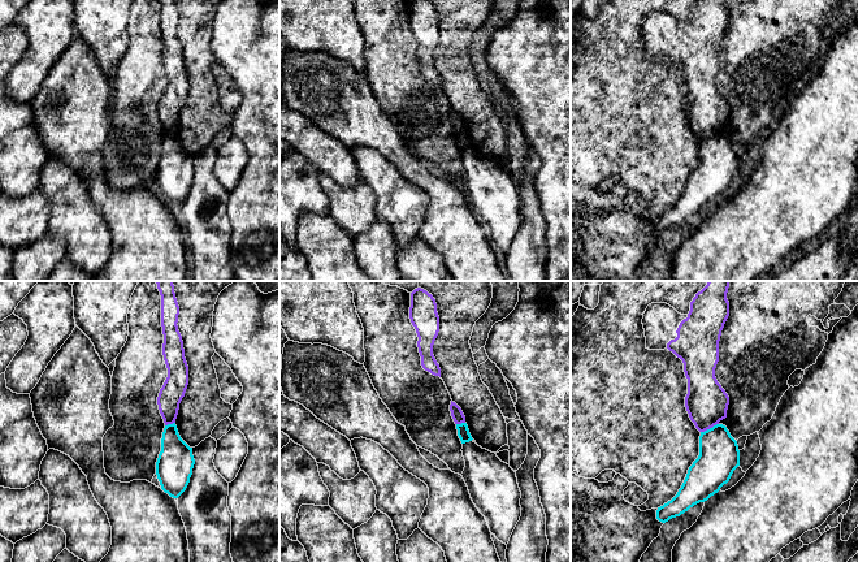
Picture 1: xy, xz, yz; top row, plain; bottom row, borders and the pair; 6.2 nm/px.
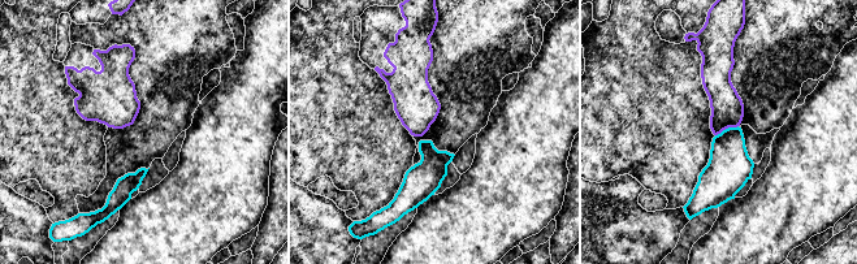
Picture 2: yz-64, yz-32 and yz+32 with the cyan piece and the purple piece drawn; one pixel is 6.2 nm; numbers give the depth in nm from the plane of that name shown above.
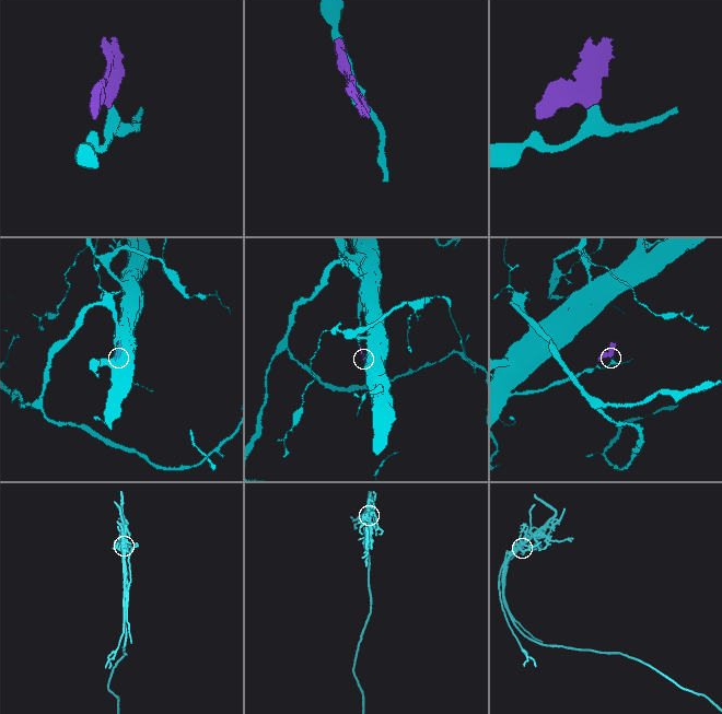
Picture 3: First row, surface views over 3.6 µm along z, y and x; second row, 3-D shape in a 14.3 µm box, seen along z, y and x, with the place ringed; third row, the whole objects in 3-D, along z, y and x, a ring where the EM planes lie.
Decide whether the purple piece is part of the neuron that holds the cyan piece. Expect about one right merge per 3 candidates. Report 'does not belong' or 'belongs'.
does not belong

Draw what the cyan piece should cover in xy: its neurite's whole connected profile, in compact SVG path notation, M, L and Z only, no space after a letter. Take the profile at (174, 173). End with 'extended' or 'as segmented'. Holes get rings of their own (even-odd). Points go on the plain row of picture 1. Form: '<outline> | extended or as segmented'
M176 131L165 134L156 170L161 198L170 206L178 207L190 191L194 173L192 156L181 147Z | as segmented

